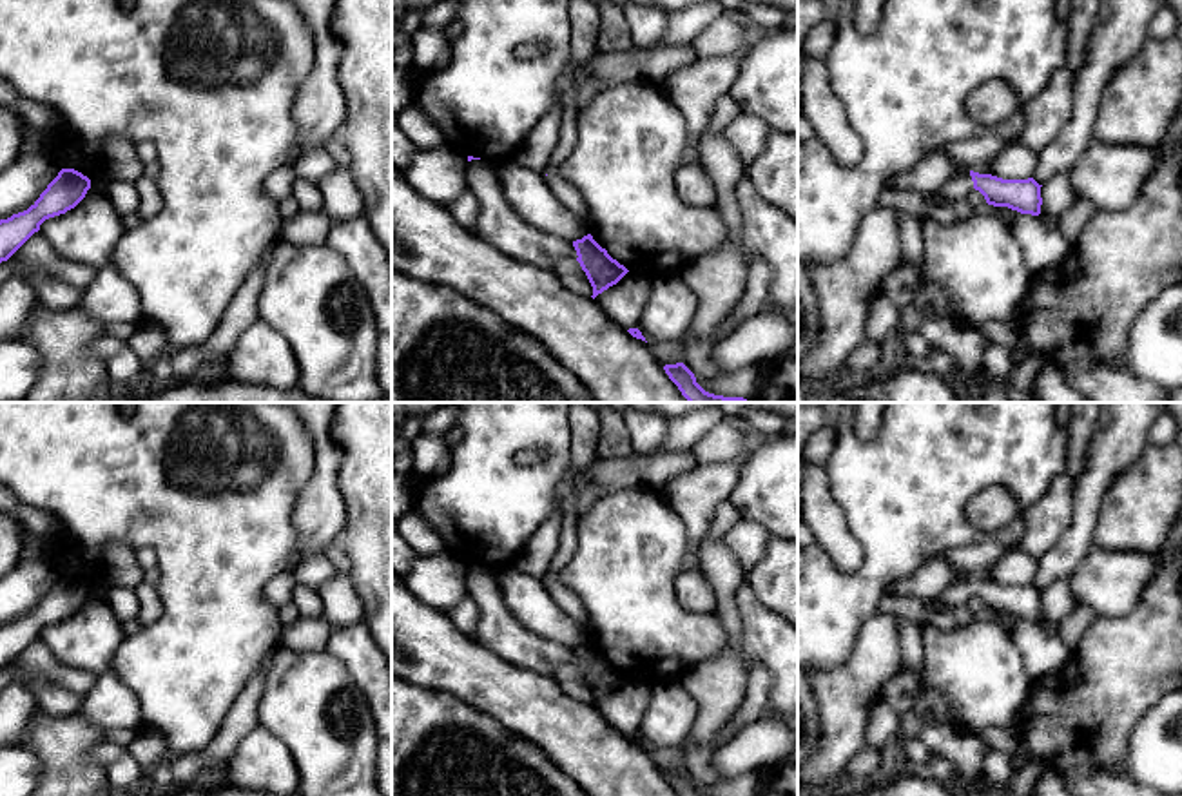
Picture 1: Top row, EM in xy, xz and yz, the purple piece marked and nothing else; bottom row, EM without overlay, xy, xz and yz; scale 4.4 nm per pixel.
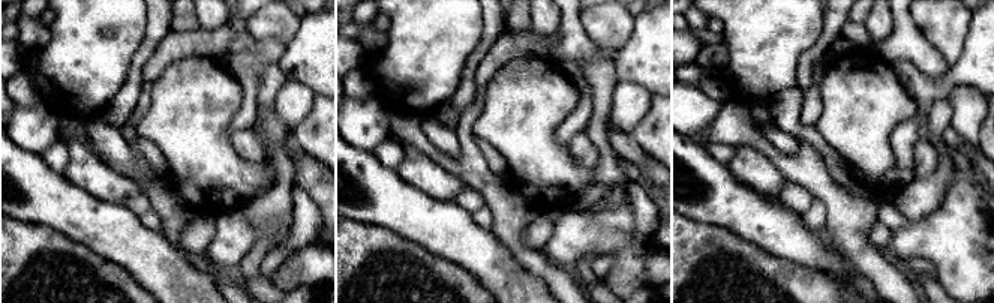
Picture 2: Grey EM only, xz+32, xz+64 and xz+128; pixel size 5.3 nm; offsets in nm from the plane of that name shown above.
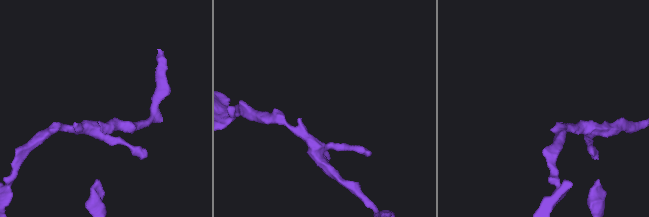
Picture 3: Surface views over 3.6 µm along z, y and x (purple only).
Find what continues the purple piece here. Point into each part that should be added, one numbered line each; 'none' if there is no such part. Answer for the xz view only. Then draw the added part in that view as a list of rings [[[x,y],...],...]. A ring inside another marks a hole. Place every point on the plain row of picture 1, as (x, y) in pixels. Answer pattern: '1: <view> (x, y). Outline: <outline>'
none

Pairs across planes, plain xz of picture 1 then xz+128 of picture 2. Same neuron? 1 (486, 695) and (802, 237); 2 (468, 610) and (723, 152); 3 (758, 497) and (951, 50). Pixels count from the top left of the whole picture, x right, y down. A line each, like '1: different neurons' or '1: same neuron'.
1: same neuron
2: same neuron
3: different neurons

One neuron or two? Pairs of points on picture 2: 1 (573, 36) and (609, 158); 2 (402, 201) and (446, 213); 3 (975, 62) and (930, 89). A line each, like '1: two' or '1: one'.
1: one
2: one
3: one

